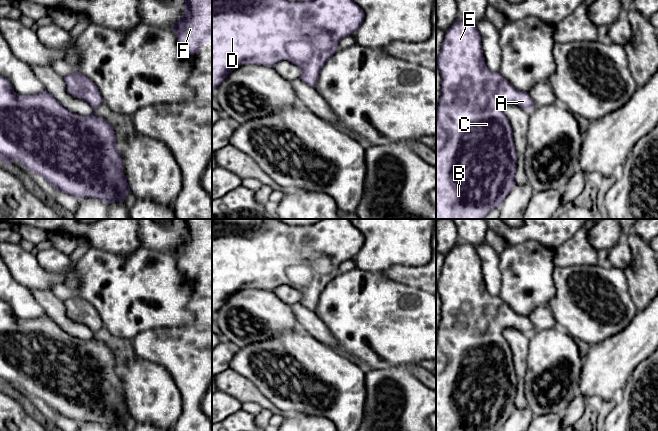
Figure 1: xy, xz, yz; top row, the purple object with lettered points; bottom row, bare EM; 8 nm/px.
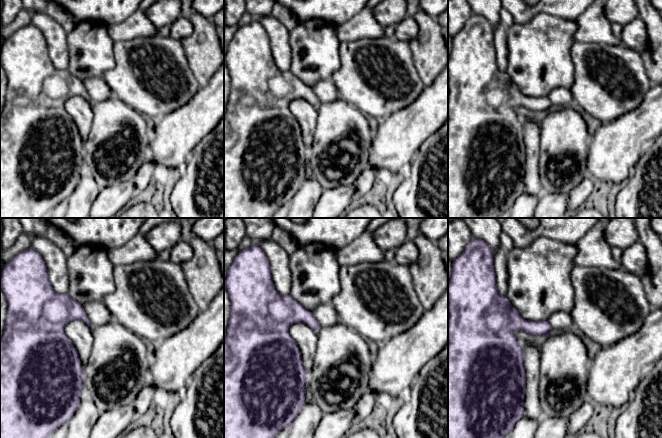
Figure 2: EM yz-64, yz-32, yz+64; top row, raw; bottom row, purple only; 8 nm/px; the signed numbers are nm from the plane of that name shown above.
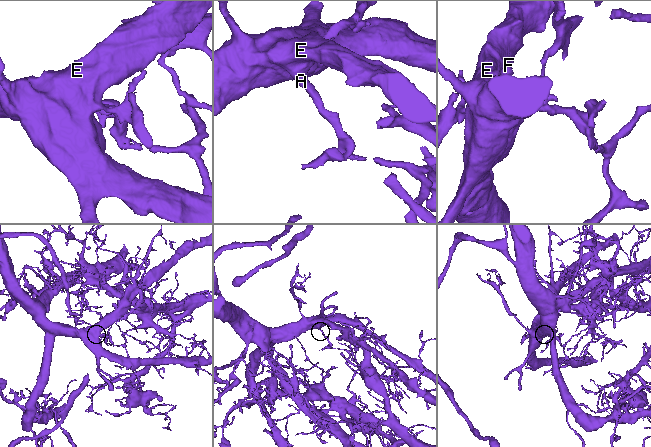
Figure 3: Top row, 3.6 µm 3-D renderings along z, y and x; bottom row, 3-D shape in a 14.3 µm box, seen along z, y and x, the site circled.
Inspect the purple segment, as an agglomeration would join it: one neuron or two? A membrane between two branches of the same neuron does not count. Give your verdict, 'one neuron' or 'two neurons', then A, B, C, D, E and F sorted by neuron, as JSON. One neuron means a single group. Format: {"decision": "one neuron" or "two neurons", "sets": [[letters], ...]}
{"decision": "two neurons", "sets": [["A"], ["B", "C", "D", "E", "F"]]}

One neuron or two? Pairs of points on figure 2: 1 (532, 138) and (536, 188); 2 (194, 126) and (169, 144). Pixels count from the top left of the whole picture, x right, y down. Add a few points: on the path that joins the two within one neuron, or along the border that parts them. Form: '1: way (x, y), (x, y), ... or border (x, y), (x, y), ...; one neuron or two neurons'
1: way (532, 150), (532, 176); one neuron
2: way (188, 126), (175, 138); one neuron

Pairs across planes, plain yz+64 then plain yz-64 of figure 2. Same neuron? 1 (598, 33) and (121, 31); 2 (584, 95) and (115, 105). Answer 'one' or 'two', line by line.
1: one
2: two

